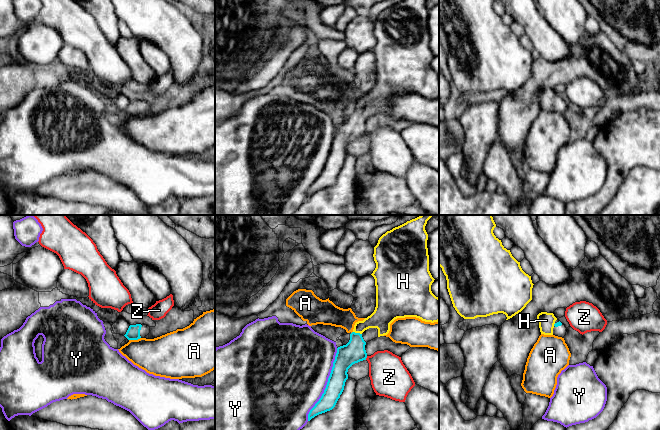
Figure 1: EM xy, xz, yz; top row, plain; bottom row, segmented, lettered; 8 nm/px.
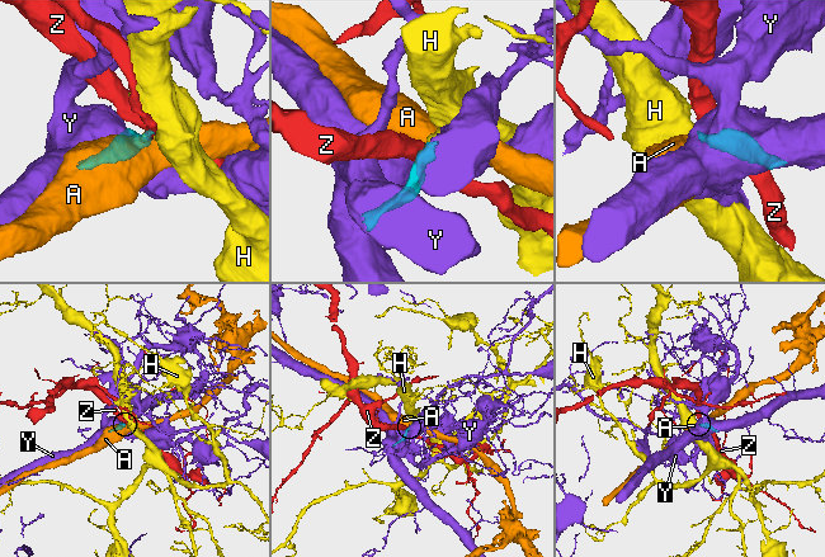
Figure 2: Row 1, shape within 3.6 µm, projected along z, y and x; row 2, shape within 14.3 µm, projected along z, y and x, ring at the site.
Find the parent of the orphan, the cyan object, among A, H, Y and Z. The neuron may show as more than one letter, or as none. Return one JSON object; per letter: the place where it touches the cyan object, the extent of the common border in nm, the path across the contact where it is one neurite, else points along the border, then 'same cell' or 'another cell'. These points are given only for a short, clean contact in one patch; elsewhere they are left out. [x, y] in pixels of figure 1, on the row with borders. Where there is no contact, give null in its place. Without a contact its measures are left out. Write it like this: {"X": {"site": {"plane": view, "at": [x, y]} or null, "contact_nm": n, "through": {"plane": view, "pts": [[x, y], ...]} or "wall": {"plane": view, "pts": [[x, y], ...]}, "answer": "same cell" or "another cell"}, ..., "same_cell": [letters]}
{"A": {"site": {"plane": "xy", "at": [134, 339]}, "contact_nm": 100, "wall": {"plane": "xy", "pts": [[140, 337], [129, 340]]}, "answer": "another cell"}, "H": {"site": {"plane": "xz", "at": [357, 333]}, "contact_nm": 80, "through": {"plane": "xz", "pts": [[354, 351], [357, 333], [368, 322], [383, 316]]}, "answer": "same cell"}, "Y": {"site": {"plane": "xz", "at": [327, 384]}, "contact_nm": 650, "answer": "another cell"}, "Z": {"site": {"plane": "xz", "at": [366, 357]}, "contact_nm": 40, "wall": {"plane": "xz", "pts": [[367, 356], [365, 359]]}, "answer": "another cell"}, "same_cell": ["H"]}

